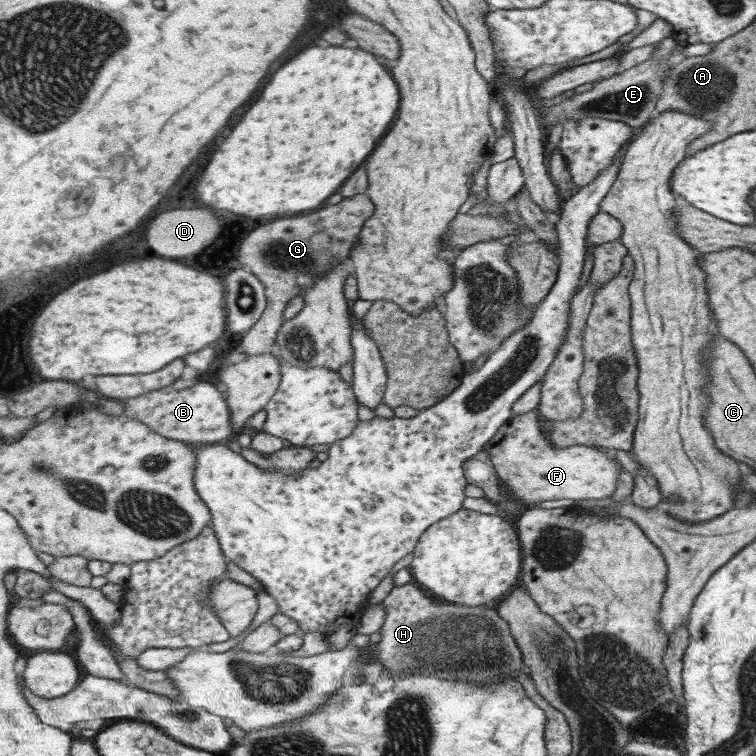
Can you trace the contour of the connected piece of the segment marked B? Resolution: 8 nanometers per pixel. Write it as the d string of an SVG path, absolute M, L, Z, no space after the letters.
M200 382L183 390L174 390L170 385L158 391L119 401L125 416L147 424L162 436L185 441L192 447L236 437L226 393L209 382Z

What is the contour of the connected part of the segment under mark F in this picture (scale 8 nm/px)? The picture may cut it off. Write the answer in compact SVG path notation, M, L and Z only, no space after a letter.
M538 408L517 415L505 424L484 449L489 451L499 480L507 484L512 496L535 506L543 500L587 500L612 496L618 486L622 466L605 451L577 445L555 448L540 426L542 414Z

